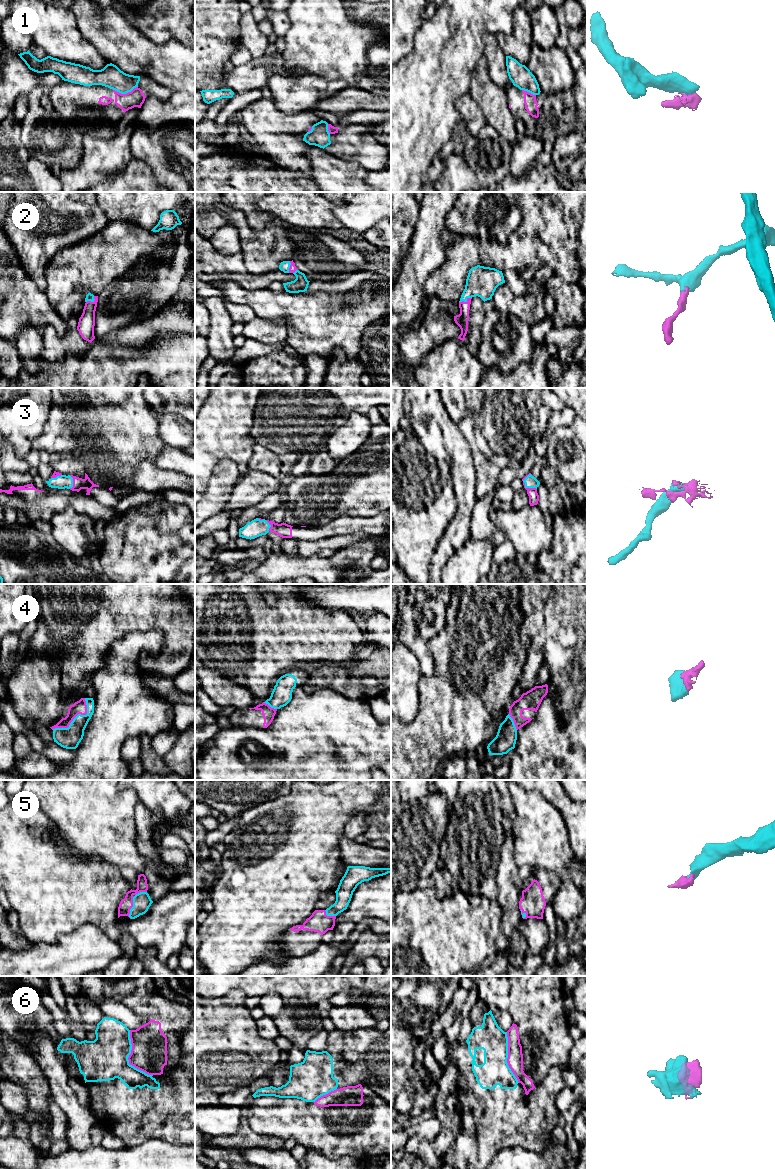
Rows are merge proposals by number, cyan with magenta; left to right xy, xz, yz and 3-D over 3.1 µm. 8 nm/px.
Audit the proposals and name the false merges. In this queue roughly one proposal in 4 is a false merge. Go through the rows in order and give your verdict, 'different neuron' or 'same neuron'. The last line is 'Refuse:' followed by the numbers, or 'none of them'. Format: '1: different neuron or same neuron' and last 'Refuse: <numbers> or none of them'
1: different neuron
2: same neuron
3: same neuron
4: same neuron
5: same neuron
6: different neuron
Refuse: 1, 6

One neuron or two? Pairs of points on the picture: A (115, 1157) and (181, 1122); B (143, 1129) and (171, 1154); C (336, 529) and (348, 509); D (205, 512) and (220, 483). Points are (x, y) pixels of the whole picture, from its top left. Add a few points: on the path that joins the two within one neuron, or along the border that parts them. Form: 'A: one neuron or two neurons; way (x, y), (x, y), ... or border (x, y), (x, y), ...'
A: two neurons; border (171, 1143), (160, 1139), (148, 1139), (126, 1147)
B: two neurons; border (176, 1143), (160, 1139), (148, 1139), (131, 1147)
C: two neurons; border (335, 516), (359, 515), (368, 518)
D: one neuron; way (209, 505), (215, 499), (219, 490)

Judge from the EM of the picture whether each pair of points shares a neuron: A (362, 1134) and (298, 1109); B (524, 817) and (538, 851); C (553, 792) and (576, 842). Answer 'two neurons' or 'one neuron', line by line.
A: one neuron
B: one neuron
C: one neuron

